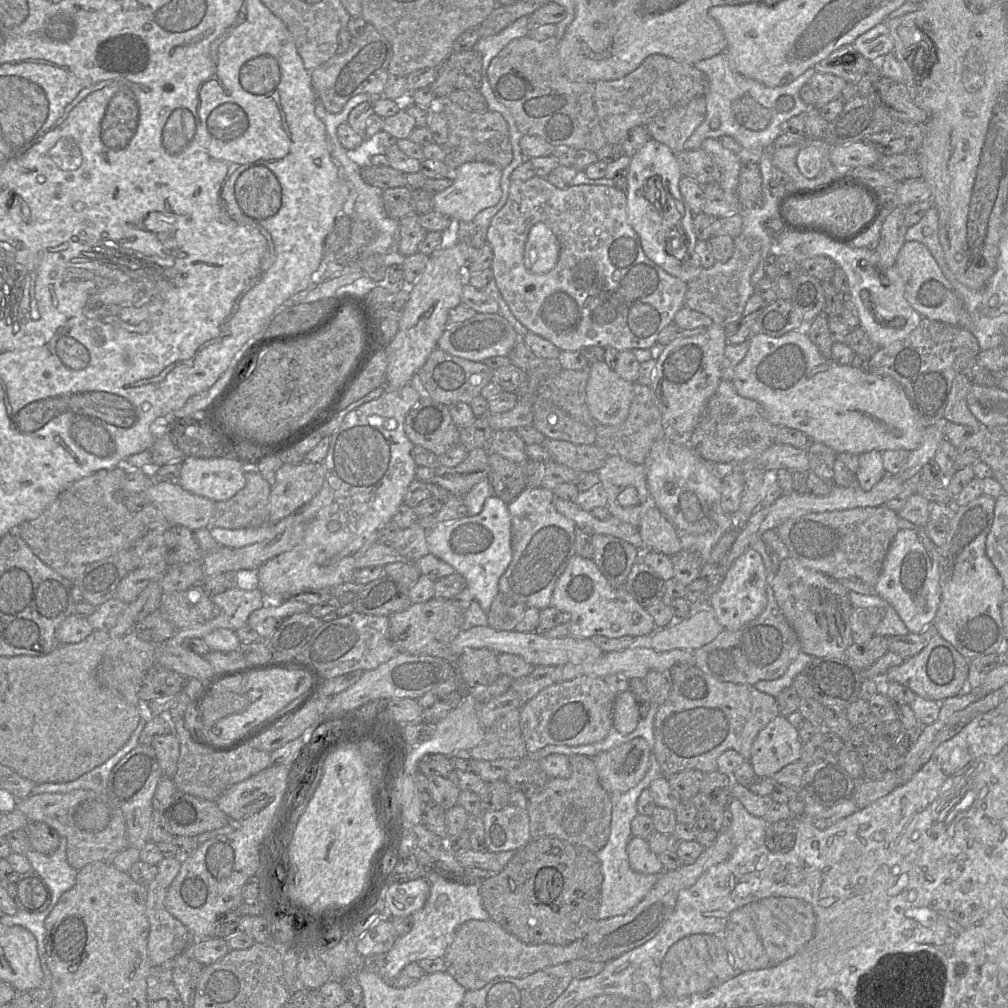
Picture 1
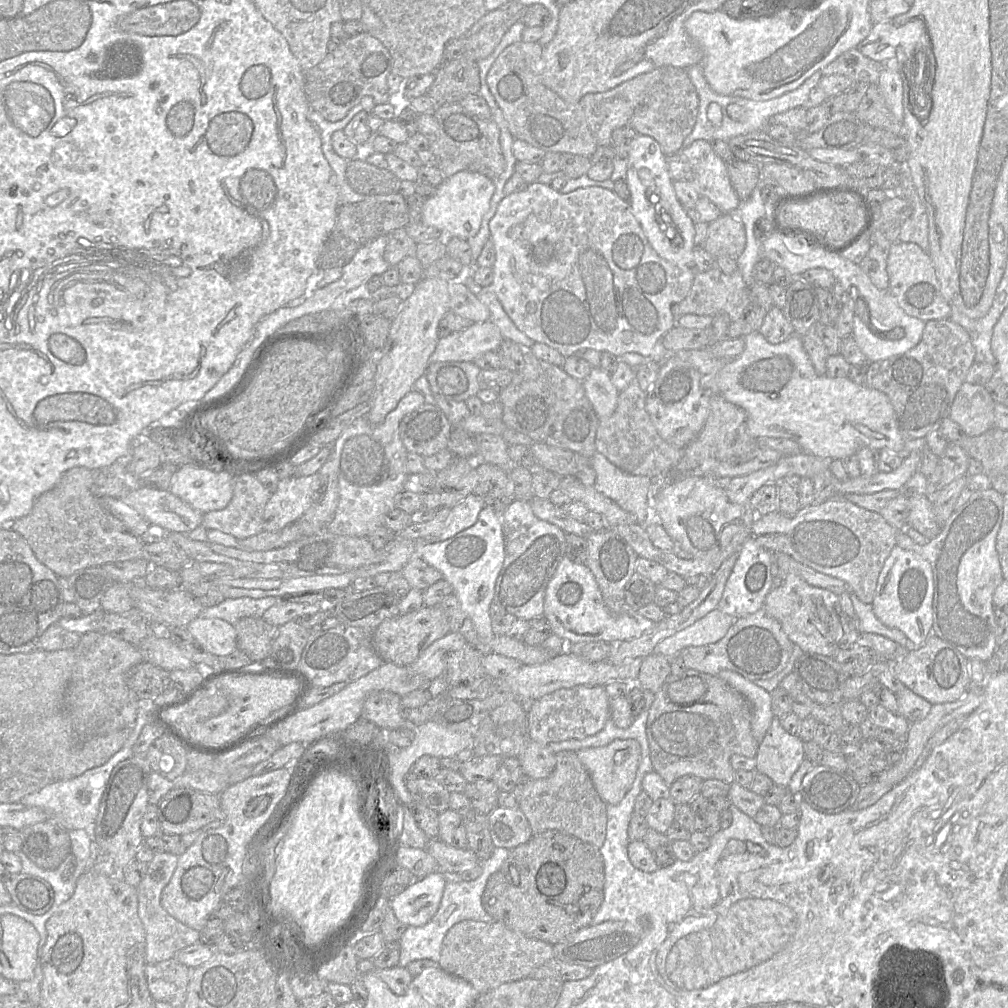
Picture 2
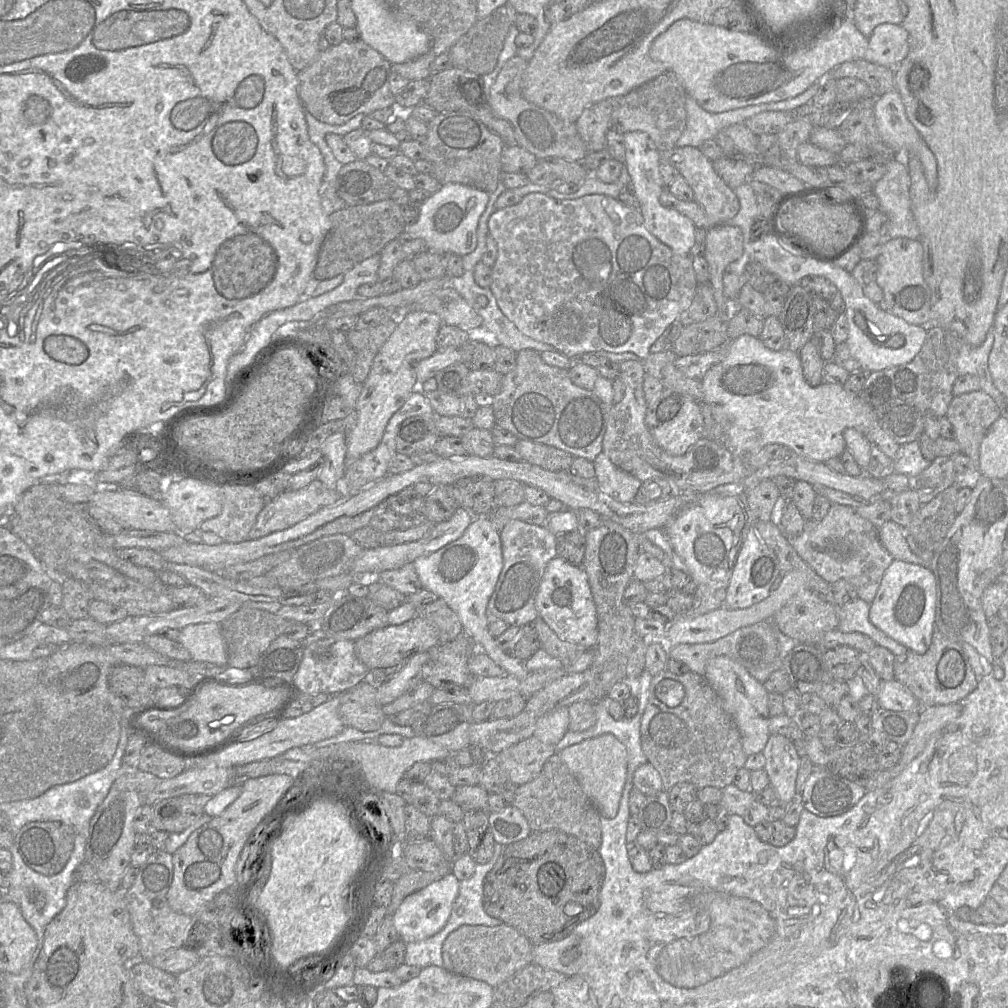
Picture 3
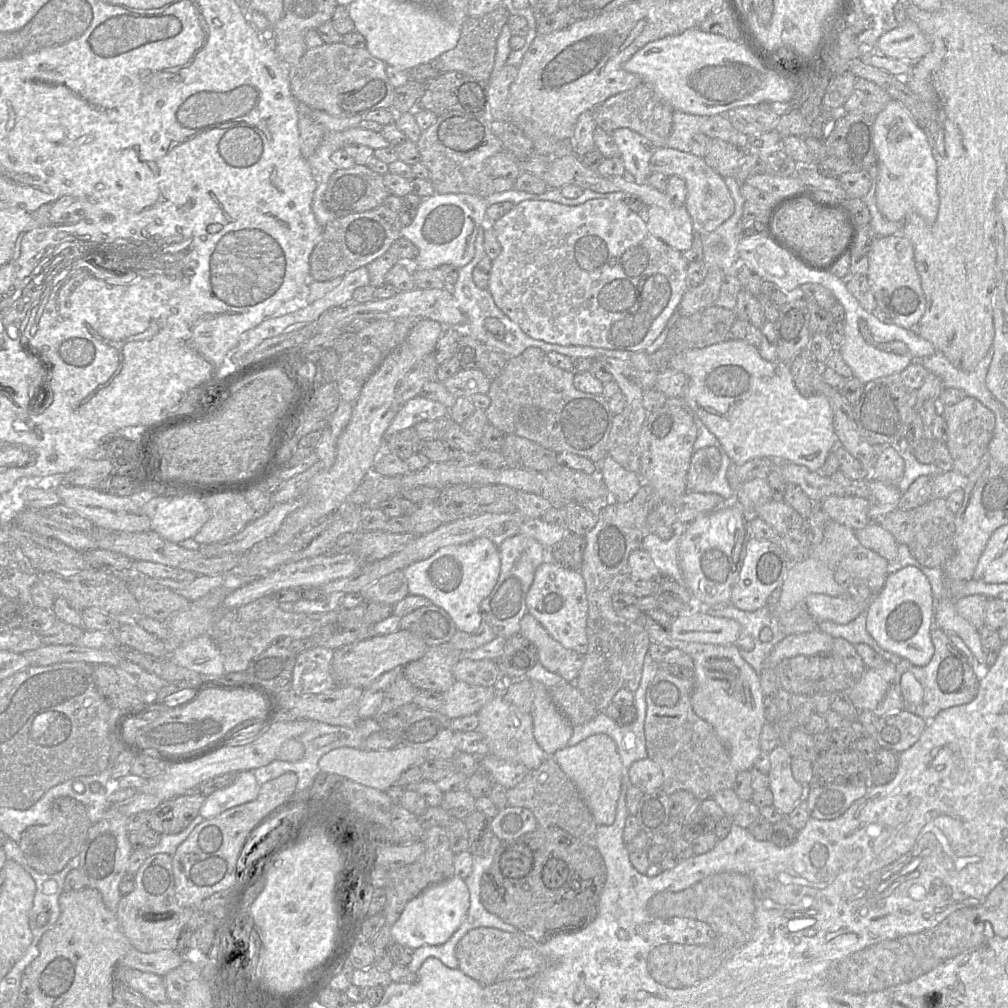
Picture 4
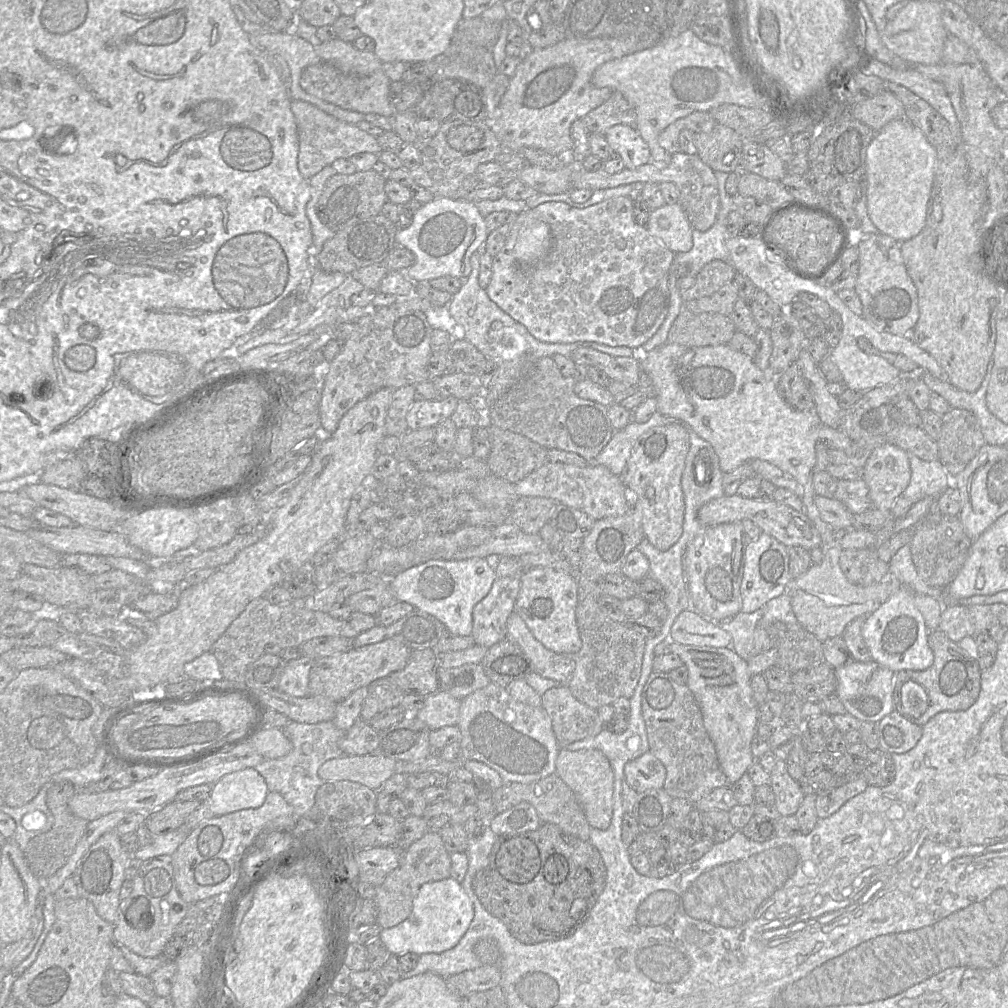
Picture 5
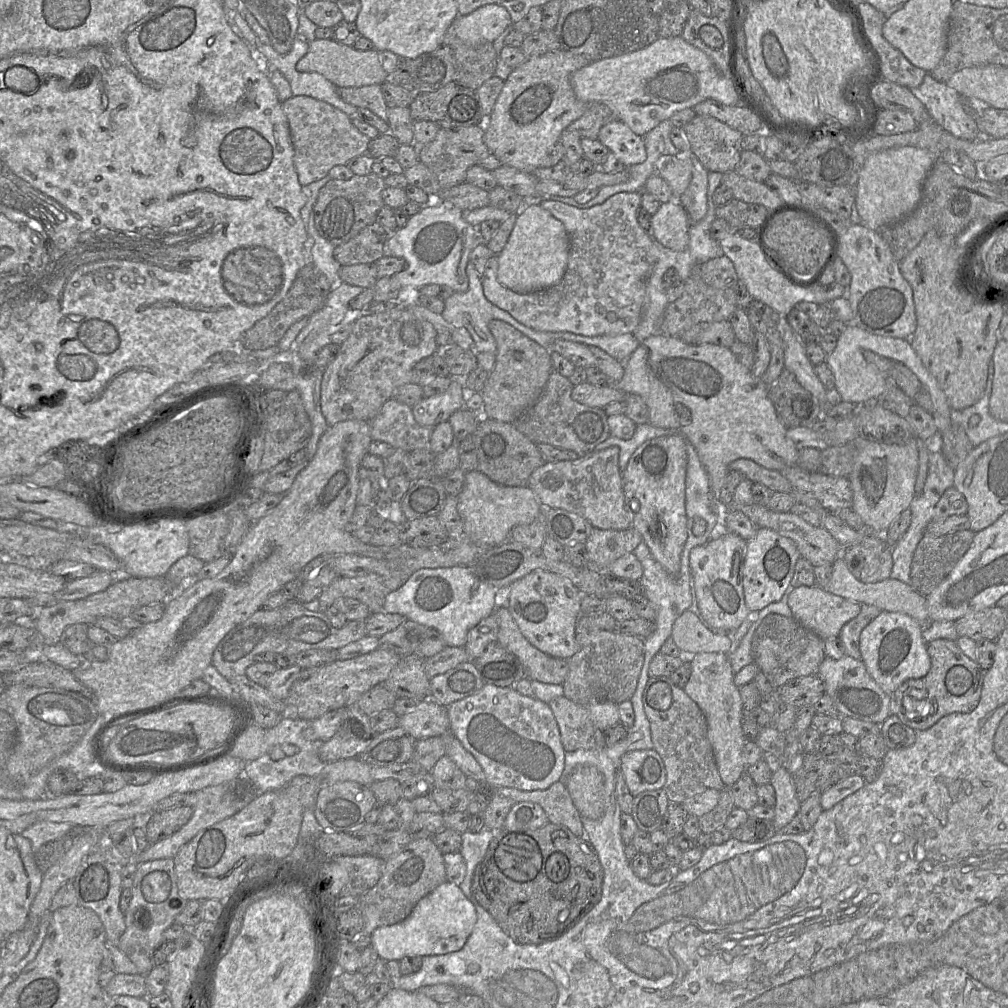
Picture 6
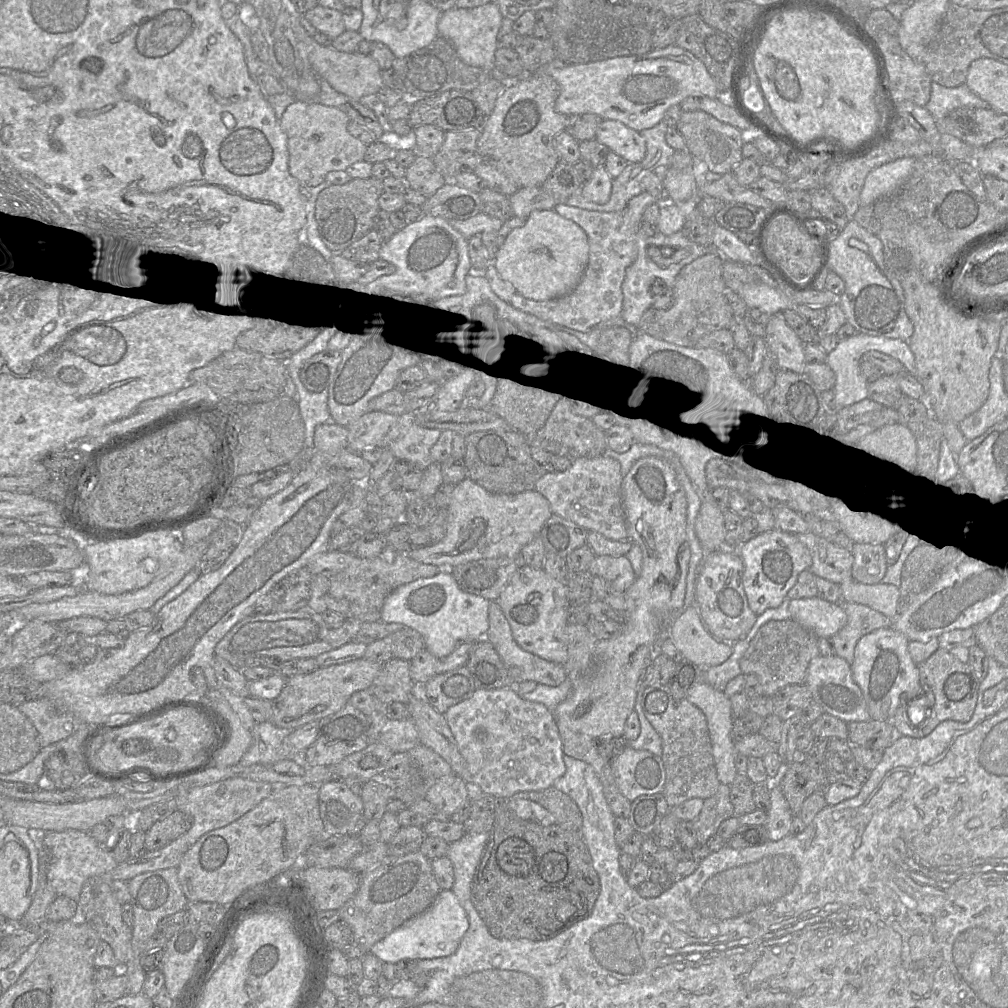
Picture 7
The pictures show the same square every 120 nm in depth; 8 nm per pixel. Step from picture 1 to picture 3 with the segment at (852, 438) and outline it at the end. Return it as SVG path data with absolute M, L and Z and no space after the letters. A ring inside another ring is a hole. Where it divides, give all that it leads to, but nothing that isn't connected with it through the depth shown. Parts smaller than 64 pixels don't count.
M741 335L735 340L729 340L726 343L726 357L721 362L711 367L705 373L701 380L701 384L703 391L703 402L699 403L704 403L710 408L713 419L717 421L722 427L724 427L727 432L727 446L738 455L752 455L757 453L766 445L780 444L789 448L793 452L792 454L796 454L816 462L824 463L830 458L840 457L846 450L846 443L843 437L843 432L847 428L854 428L861 432L872 445L878 446L879 449L890 459L895 460L899 454L901 445L899 445L888 433L882 429L874 410L866 401L861 398L859 394L854 394L847 391L842 385L827 382L823 382L821 385L816 387L810 386L804 378L803 368L798 352L794 352L788 348L784 348L779 351L773 351L767 348L759 337Z

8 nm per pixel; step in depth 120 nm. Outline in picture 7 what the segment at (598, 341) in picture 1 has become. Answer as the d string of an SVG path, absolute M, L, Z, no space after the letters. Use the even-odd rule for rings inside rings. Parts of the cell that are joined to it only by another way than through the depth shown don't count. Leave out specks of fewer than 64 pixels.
M643 191L633 197L620 212L587 211L558 204L554 211L563 218L578 224L586 233L589 243L589 260L576 288L569 294L546 301L534 301L520 295L509 283L501 279L494 264L484 270L484 277L492 291L514 309L530 314L542 321L562 325L581 333L592 331L605 321L621 317L623 308L622 283L627 268L637 258L636 235L642 223L645 209L657 200Z

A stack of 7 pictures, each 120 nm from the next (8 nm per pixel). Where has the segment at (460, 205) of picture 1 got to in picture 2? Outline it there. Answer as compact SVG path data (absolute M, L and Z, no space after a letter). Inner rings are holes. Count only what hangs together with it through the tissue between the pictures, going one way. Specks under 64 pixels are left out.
M460 171L446 178L437 187L435 195L425 200L421 222L438 229L441 232L438 240L446 246L452 237L468 241L479 232L494 192L495 182L491 179L479 173Z

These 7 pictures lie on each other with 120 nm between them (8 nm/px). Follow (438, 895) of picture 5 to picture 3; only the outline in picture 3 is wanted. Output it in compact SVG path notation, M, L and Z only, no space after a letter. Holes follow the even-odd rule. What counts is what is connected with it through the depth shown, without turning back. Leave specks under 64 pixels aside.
M450 872L425 888L410 894L393 914L393 924L405 943L424 940L438 933L449 919L452 905L459 893L460 881Z

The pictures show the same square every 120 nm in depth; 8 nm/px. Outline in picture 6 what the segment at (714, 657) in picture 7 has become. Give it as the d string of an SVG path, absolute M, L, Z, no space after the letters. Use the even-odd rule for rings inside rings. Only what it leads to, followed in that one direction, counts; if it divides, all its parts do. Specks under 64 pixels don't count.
M690 610L684 611L674 622L671 638L681 655L690 657L701 652L730 653L734 641L730 633L717 633Z

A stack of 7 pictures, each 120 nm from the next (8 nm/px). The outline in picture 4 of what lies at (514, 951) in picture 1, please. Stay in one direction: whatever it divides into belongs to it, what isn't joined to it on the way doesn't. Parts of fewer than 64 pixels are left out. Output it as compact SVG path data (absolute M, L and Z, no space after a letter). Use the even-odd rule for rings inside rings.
M492 927L468 931L455 947L458 969L468 977L487 986L495 983L505 966L521 950L518 940L510 933Z

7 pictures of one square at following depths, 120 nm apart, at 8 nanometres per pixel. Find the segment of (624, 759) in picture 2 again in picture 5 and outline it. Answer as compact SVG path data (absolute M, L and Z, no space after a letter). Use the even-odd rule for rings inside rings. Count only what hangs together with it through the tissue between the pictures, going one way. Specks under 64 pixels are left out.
M561 748L556 760L555 773L573 791L589 825L606 830L613 817L614 773L605 755L595 749L570 751Z

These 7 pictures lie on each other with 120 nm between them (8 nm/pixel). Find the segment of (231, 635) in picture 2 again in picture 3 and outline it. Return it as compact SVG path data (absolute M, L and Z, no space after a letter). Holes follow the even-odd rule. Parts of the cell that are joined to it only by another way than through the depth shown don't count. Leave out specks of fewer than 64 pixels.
M219 623L191 624L180 630L179 642L189 651L191 659L228 666L228 650Z

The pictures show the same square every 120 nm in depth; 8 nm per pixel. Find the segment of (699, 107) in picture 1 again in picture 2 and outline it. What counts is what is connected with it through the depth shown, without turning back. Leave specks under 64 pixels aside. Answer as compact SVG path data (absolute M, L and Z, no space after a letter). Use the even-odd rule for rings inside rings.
M663 68L667 68L667 72L651 88L644 102L632 116L629 126L639 135L646 135L656 140L667 156L676 155L683 149L683 141L691 133L697 120L699 96L687 74L687 69Z

